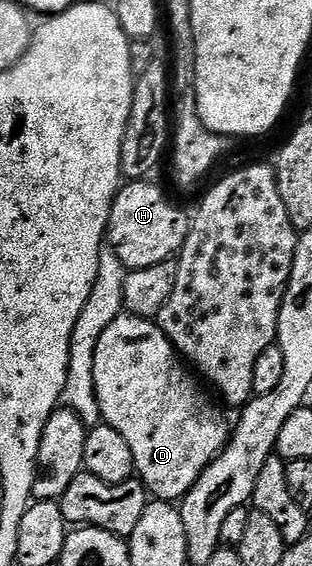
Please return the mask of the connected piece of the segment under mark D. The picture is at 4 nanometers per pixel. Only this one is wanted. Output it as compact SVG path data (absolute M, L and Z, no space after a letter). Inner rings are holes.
M122 313L107 325L107 329L103 329L99 345L95 345L95 393L99 397L103 422L127 440L131 457L135 457L136 478L144 483L146 492L157 501L184 499L203 469L207 469L209 462L224 449L231 434L230 420L225 420L224 413L213 404L214 396L182 362L163 329L151 319Z

